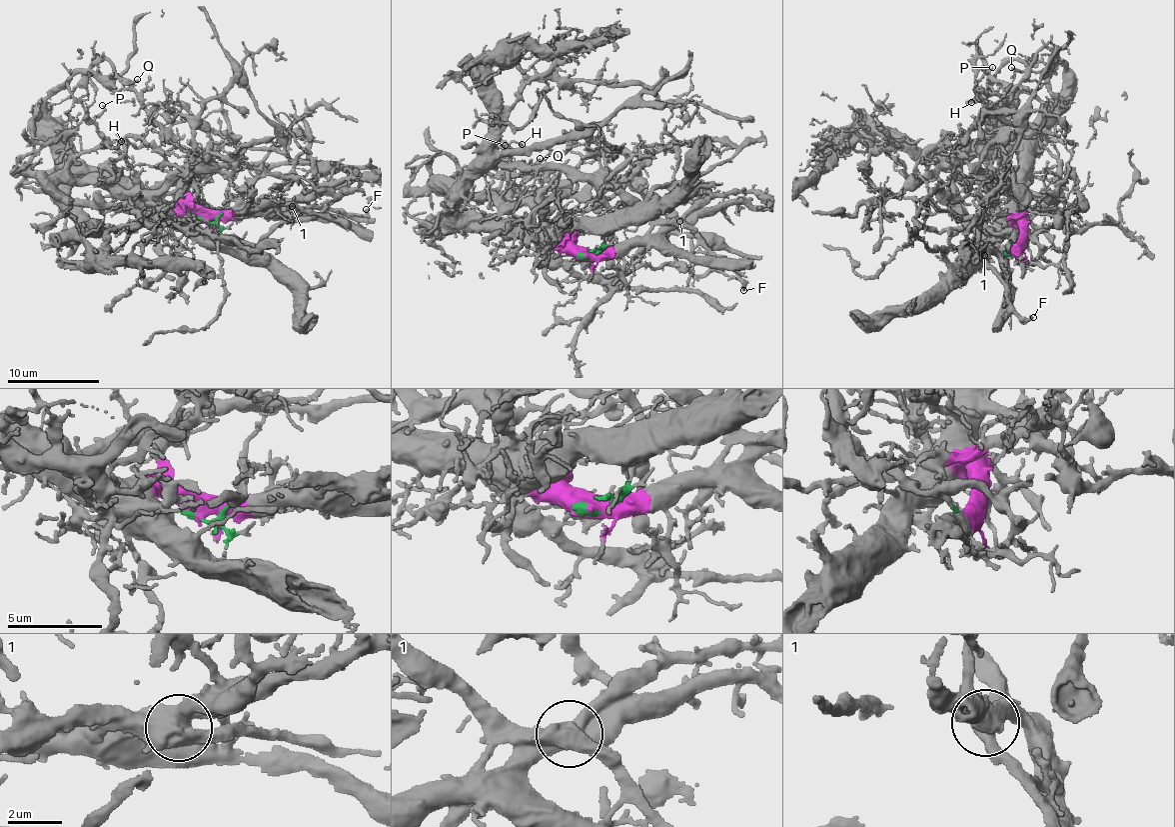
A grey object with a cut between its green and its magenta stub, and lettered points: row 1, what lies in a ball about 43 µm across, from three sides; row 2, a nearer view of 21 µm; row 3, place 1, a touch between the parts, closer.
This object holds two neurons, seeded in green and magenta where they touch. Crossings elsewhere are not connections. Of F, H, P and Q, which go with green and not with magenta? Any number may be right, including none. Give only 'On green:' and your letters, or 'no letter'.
On green: F

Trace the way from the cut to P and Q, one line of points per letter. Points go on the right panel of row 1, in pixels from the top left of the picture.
P: (1022, 241), (1011, 214), (999, 210), (995, 202), (1002, 125), (975, 78), (993, 66)
Q: (1022, 241), (1011, 214), (999, 210), (989, 172), (981, 164), (1006, 123), (1009, 94), (1022, 76), (1012, 66)

